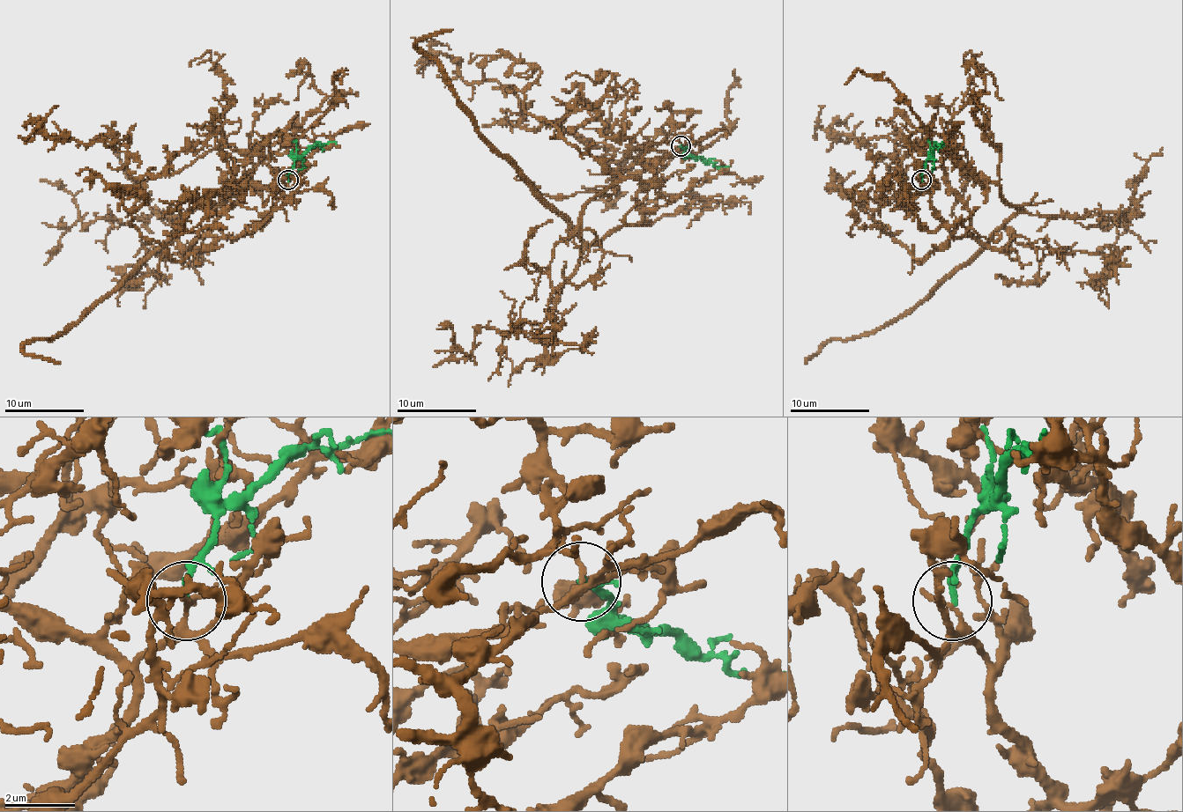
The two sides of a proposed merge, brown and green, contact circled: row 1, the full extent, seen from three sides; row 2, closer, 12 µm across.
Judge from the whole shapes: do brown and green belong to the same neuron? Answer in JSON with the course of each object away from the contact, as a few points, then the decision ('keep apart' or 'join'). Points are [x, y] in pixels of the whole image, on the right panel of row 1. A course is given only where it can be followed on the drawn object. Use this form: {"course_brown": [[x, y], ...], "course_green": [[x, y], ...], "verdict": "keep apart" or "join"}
{"course_brown": [[920, 179], [954, 237], [968, 232], [941, 147], [922, 136], [898, 175], [896, 145], [830, 137], [824, 106]], "course_green": [[922, 179], [922, 171], [941, 143]], "verdict": "keep apart"}

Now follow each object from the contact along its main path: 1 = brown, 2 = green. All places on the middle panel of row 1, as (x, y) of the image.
1: (680, 144), (653, 178), (604, 192), (625, 168), (612, 151), (526, 129), (520, 100), (429, 47), (450, 49)
2: (680, 146), (715, 166), (728, 166)

